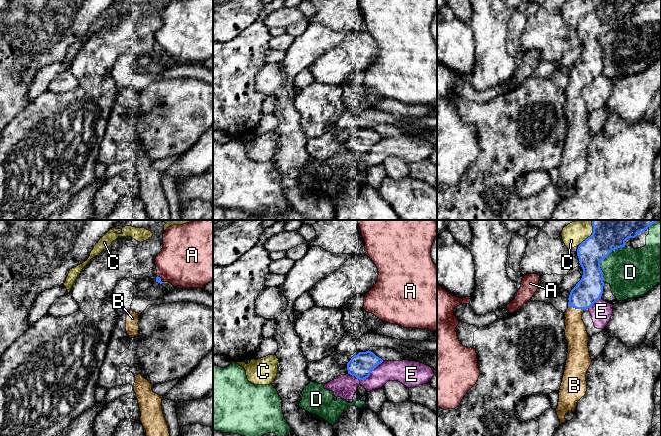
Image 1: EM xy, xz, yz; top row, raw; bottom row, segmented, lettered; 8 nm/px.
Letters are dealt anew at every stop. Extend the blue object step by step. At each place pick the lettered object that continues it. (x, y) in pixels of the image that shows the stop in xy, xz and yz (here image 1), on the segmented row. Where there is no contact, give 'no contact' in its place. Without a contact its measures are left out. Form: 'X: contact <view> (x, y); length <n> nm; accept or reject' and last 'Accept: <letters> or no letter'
A: contact xy (160, 279); length 80 nm; reject
B: contact yz (576, 308); length 130 nm; accept
C: contact yz (592, 233); length 220 nm; reject
D: contact yz (601, 259); length 340 nm; reject
E: contact xz (366, 377); length 300 nm; reject
Accept: B

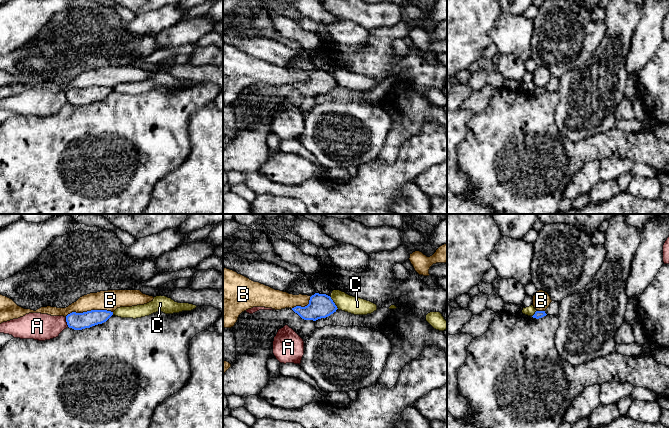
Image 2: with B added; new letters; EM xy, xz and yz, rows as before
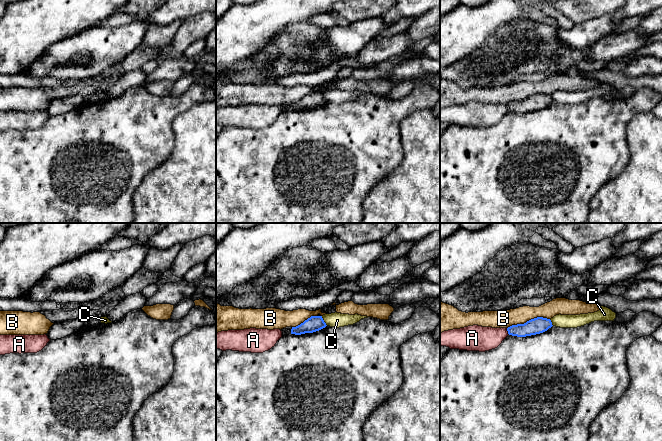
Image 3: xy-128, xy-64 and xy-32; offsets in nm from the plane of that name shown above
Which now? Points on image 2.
A: contact xy (66, 321); length 80 nm; reject
B: contact xy (88, 311); length 380 nm; reject
C: contact xz (333, 302); length 130 nm; reject
Accept: no letter

